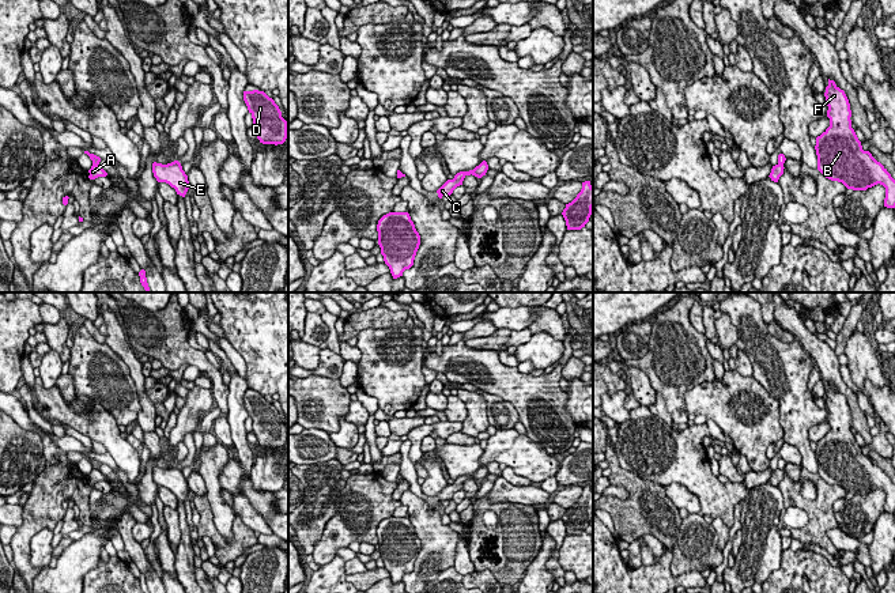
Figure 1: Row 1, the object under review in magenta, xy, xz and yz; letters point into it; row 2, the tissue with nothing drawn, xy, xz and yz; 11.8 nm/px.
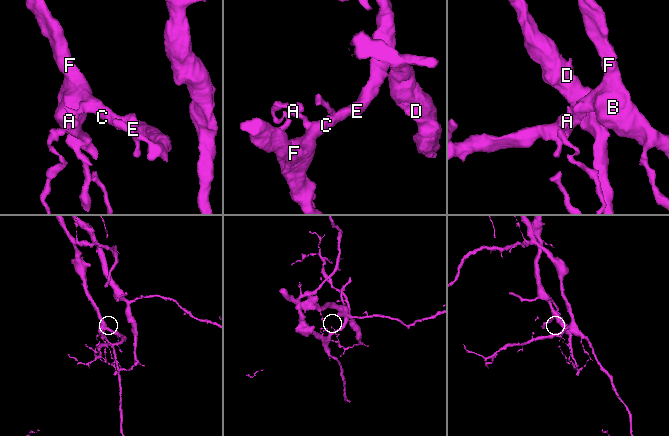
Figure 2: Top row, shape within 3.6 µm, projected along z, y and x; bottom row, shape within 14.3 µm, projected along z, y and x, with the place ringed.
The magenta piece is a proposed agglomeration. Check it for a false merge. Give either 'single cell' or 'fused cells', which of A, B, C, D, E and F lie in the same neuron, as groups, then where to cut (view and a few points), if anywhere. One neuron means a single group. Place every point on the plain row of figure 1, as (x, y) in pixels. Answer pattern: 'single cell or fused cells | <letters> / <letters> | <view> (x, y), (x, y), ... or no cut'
fused cells | A D / B C E F | xy (93, 468), (97, 469)

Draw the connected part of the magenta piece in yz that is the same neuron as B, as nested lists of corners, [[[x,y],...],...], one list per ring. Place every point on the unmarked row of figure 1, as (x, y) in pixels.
[[[834,385],[826,392],[830,431],[816,442],[817,475],[847,494],[866,495],[877,488],[885,492],[884,511],[895,513],[895,484],[869,456],[864,456],[851,433],[849,404]]]

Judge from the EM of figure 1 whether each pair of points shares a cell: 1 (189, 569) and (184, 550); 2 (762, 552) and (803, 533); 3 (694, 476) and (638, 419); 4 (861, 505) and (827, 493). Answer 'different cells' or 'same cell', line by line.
1: same cell
2: different cells
3: same cell
4: different cells

